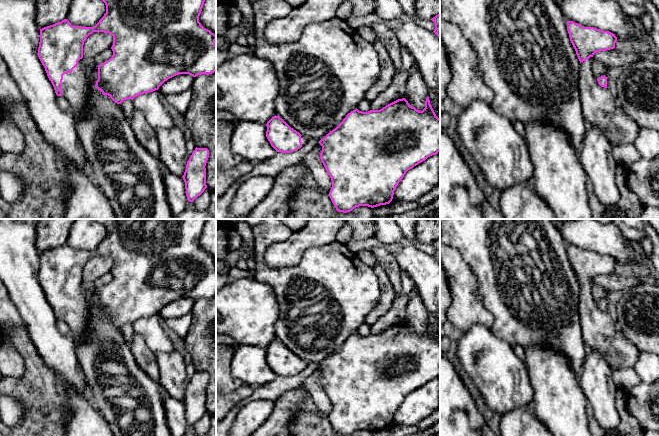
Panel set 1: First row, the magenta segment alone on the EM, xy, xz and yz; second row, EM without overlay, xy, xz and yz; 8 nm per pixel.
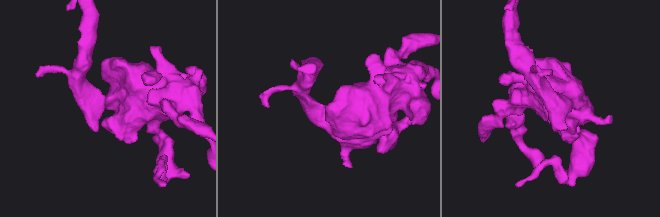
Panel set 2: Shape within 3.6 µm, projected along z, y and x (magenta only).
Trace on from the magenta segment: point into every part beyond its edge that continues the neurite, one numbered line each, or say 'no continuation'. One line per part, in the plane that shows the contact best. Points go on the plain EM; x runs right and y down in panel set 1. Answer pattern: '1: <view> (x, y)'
1: xy (75, 313)

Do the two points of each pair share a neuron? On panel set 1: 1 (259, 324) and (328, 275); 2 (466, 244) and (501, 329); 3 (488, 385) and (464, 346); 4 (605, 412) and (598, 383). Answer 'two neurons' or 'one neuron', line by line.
1: two neurons
2: one neuron
3: one neuron
4: one neuron

